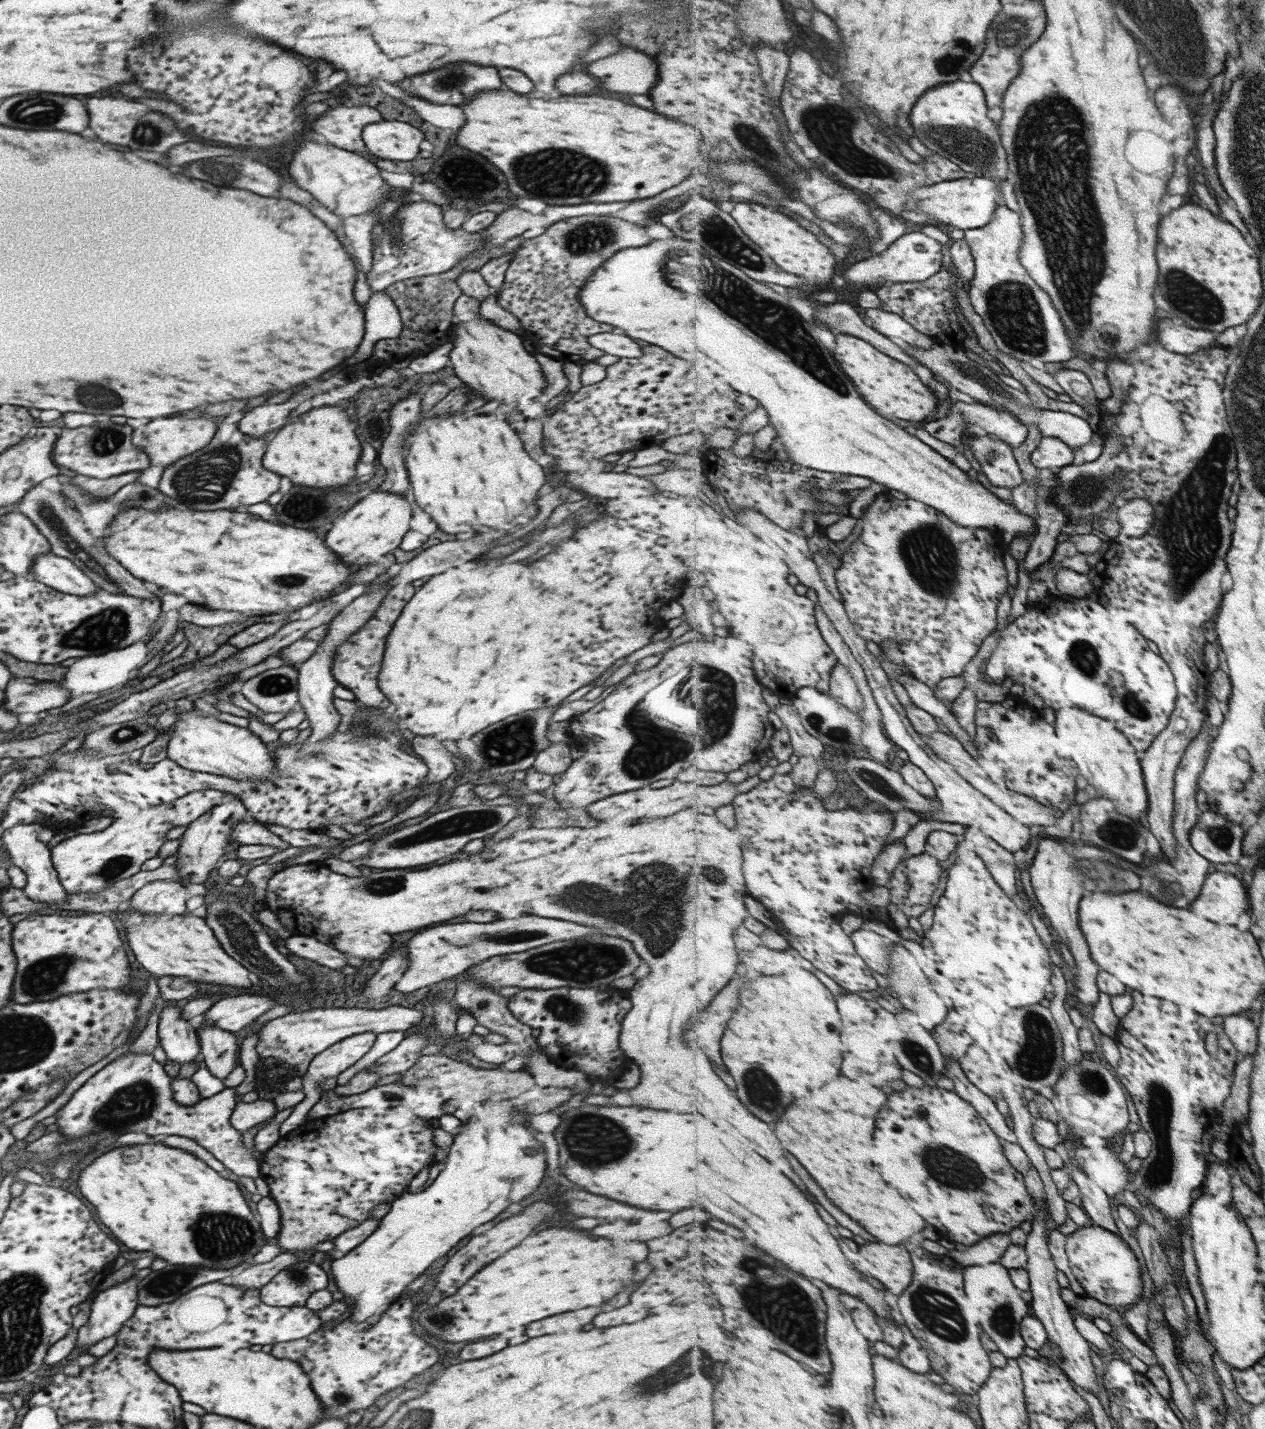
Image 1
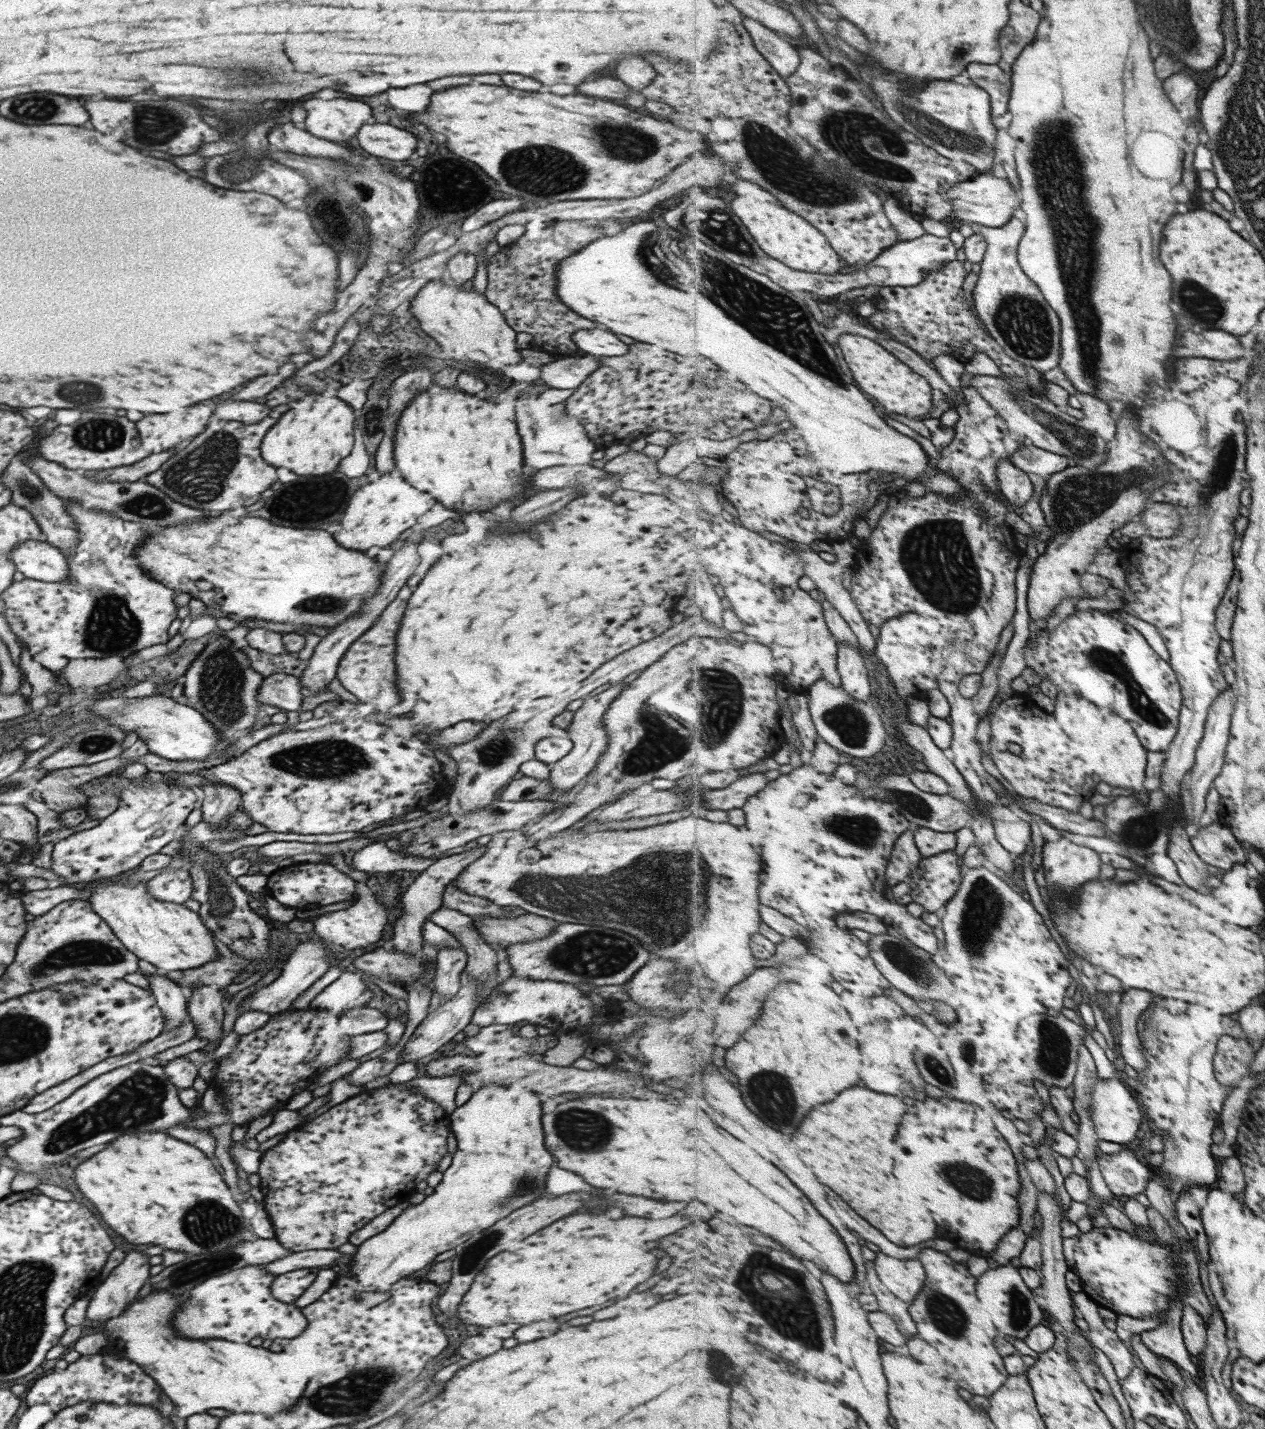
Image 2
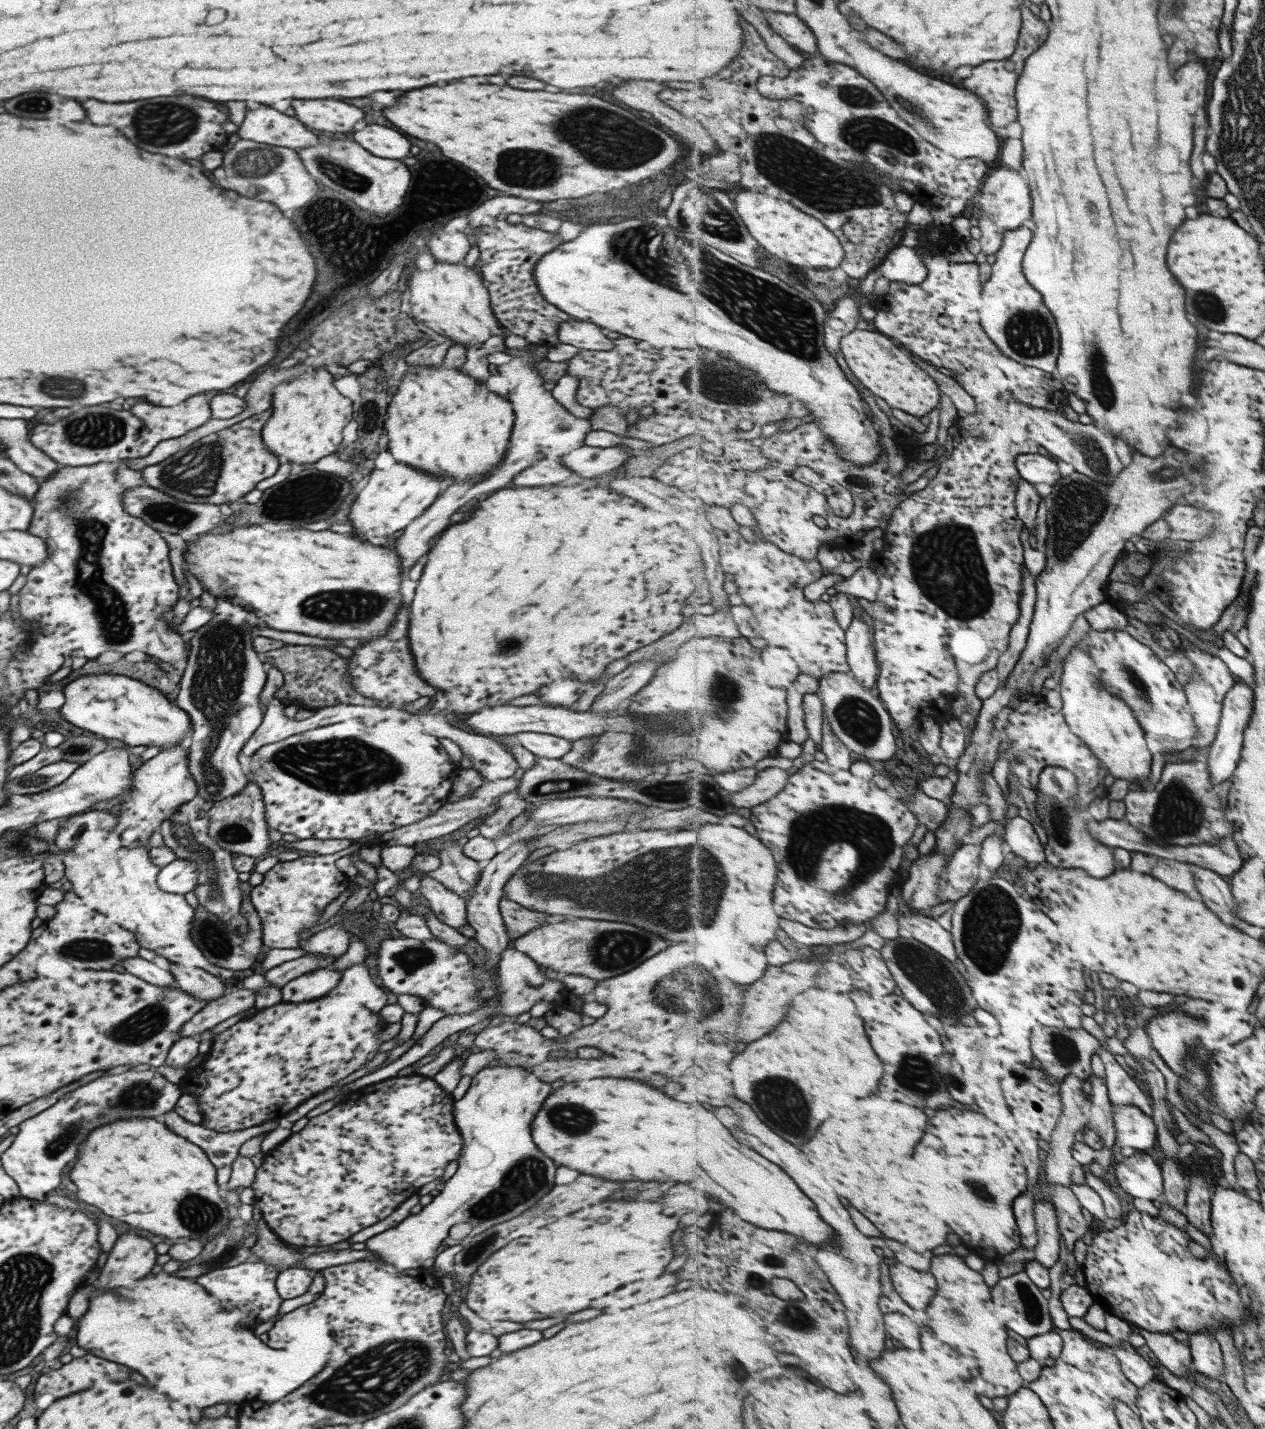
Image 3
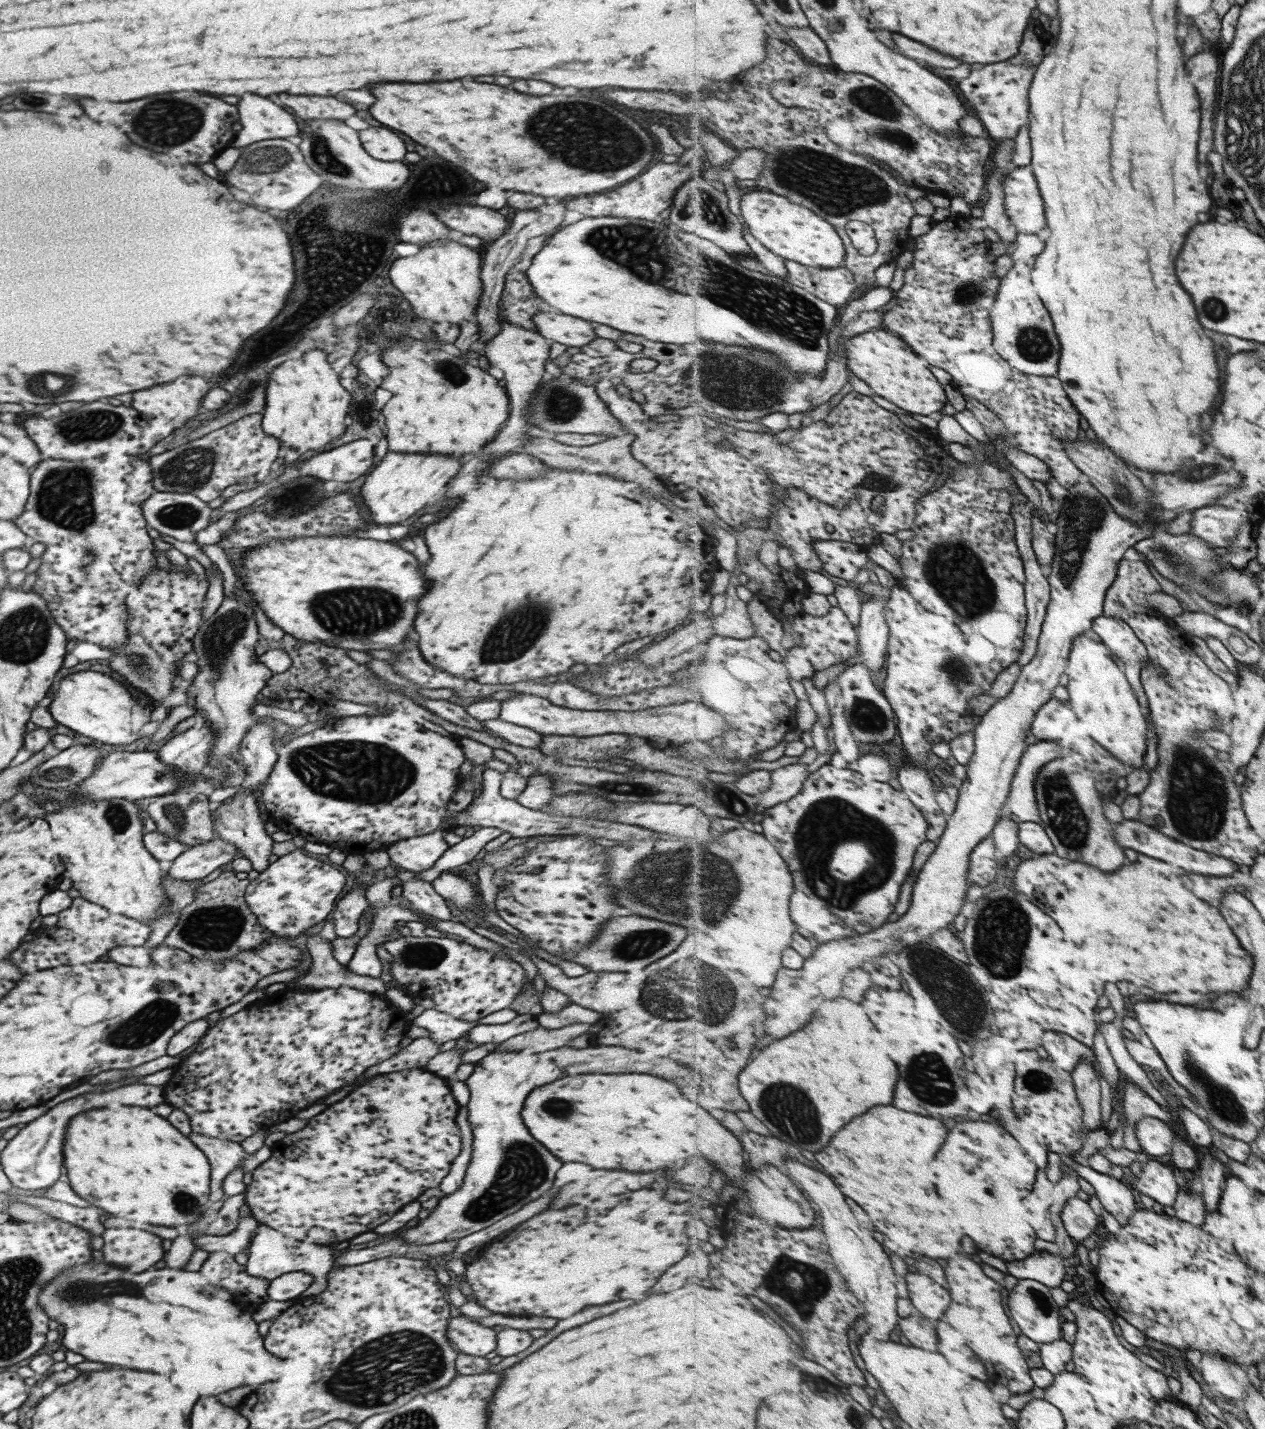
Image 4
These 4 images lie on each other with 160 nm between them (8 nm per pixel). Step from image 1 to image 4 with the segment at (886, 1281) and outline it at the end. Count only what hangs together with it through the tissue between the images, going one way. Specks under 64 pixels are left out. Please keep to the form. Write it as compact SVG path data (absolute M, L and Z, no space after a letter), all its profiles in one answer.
M909 1273L908 1287L913 1304L918 1308L919 1315L932 1319L941 1319L951 1306L950 1289L941 1286L930 1276L921 1273Z

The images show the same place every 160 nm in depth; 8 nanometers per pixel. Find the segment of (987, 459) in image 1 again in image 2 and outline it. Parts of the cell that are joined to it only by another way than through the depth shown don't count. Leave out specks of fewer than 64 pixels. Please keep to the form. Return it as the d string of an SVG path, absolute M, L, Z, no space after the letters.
M1009 459L999 461L997 478L1001 492L1010 504L1014 504L1014 509L1025 506L1035 495L1034 484L1029 474L1013 465Z

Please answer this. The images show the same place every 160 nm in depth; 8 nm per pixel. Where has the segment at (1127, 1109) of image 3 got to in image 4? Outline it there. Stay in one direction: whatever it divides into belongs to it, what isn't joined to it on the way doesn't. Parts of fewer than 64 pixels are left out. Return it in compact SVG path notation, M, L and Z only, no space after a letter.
M1145 1117L1137 1123L1137 1138L1149 1156L1167 1156L1172 1151L1176 1132L1164 1120Z

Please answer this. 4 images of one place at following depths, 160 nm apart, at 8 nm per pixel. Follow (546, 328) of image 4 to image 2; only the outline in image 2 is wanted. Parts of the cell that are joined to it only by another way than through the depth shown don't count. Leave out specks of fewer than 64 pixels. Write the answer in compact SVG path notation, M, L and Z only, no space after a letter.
M602 327L576 330L570 339L585 355L621 356L628 349L628 346L617 339L615 334Z

